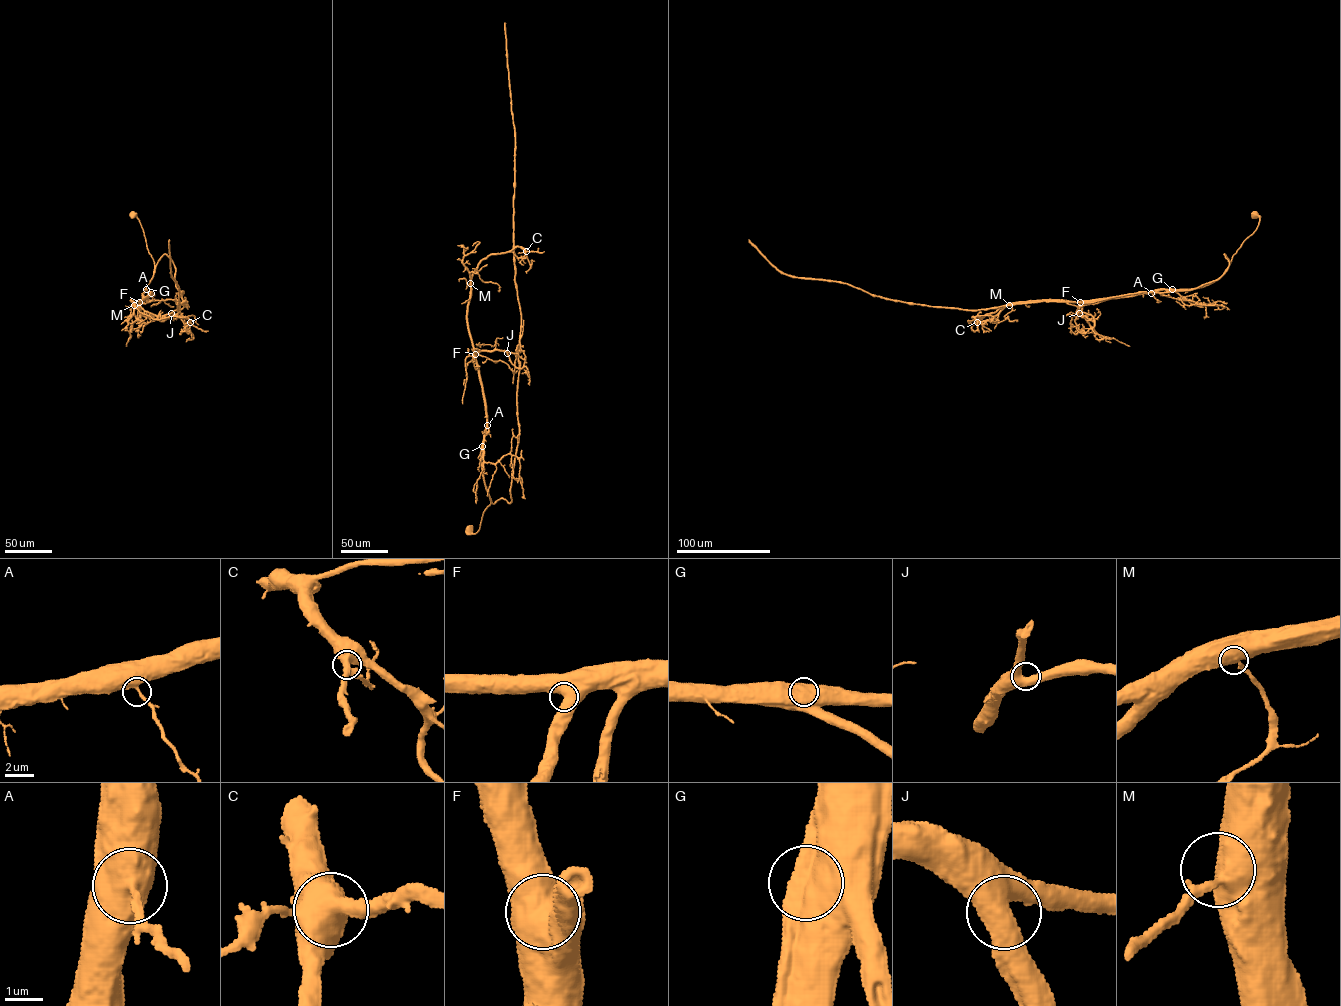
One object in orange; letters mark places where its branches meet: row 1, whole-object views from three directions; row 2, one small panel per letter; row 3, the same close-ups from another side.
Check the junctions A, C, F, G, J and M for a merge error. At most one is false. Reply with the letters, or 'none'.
none

